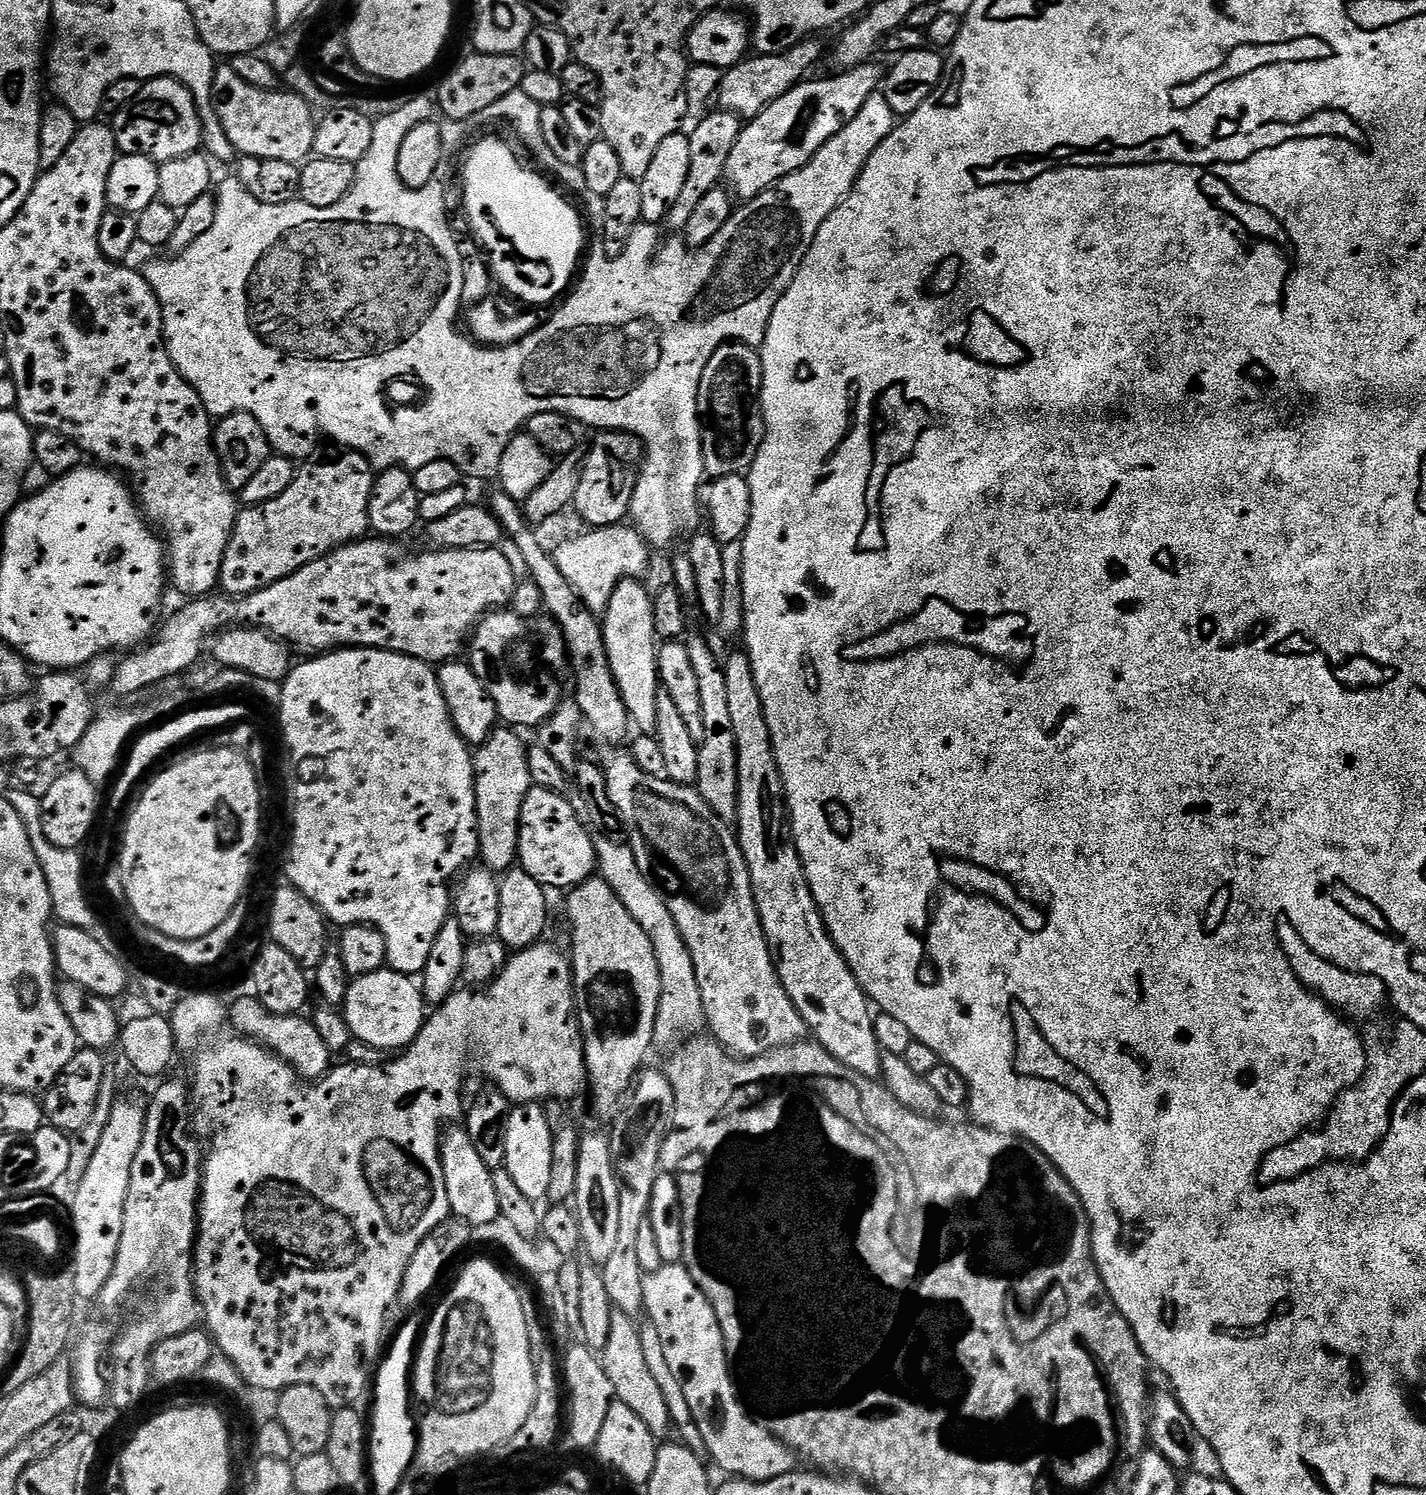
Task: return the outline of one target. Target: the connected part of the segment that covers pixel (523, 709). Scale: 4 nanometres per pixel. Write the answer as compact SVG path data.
M493 610L477 623L470 637L470 652L471 648L470 663L474 674L478 674L478 678L484 681L490 698L494 698L496 703L497 717L505 725L515 726L520 730L532 730L550 719L558 710L566 692L563 684L564 671L570 668L570 659L563 630L552 616L541 614L527 620L511 610Z

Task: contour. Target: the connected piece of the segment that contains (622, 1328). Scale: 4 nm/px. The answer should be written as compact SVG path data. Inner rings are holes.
M623 1314L613 1319L612 1335L606 1349L607 1355L603 1357L602 1363L612 1383L615 1399L626 1402L626 1406L630 1406L630 1410L634 1410L642 1418L642 1422L650 1426L650 1430L657 1438L664 1438L667 1437L664 1435L668 1431L672 1432L674 1428L670 1407L666 1404L665 1395L662 1394L657 1379L650 1374L646 1358L643 1357L642 1342L634 1328L632 1332L632 1324L633 1321Z

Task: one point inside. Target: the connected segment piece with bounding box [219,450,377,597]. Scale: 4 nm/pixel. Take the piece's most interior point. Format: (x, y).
(326, 506)

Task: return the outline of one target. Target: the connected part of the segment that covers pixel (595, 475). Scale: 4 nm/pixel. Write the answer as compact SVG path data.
M604 430L592 444L583 461L584 473L578 484L574 501L574 512L593 529L619 525L632 510L632 499L636 483L640 480L640 469L646 459L646 449L635 436L626 432Z

